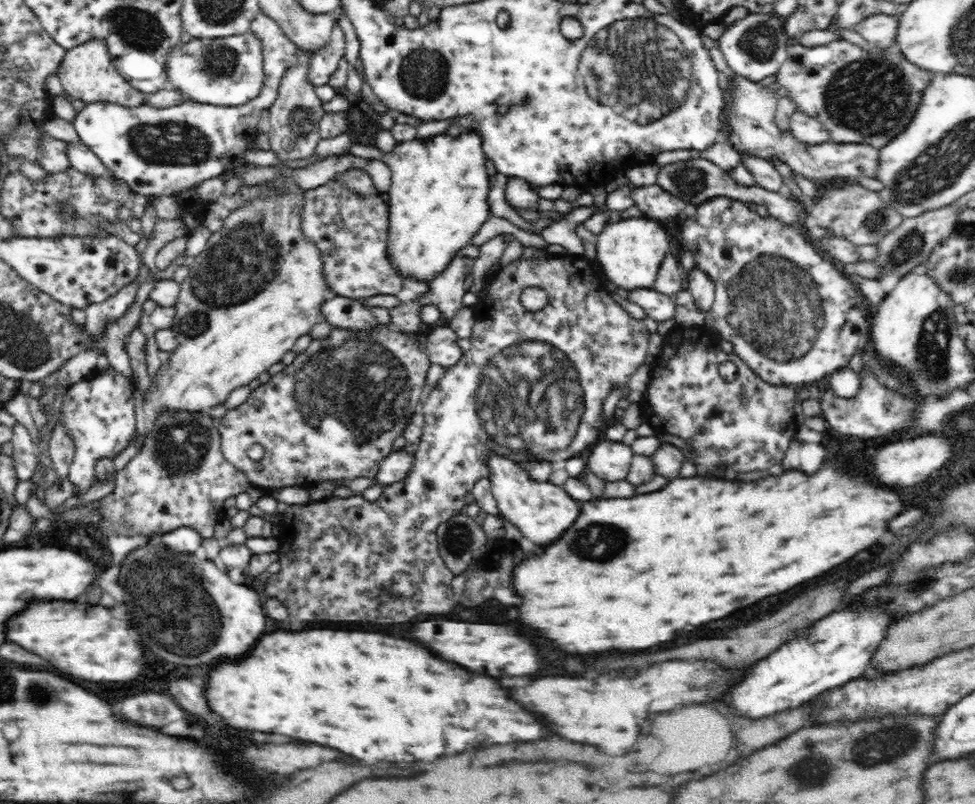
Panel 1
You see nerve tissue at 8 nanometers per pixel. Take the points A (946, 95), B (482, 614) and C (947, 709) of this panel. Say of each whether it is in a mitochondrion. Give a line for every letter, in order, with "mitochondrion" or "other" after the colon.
A: other
B: other
C: other

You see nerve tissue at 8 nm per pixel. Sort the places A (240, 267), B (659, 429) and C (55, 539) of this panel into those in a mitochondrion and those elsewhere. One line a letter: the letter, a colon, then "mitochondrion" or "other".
A: mitochondrion
B: other
C: other

